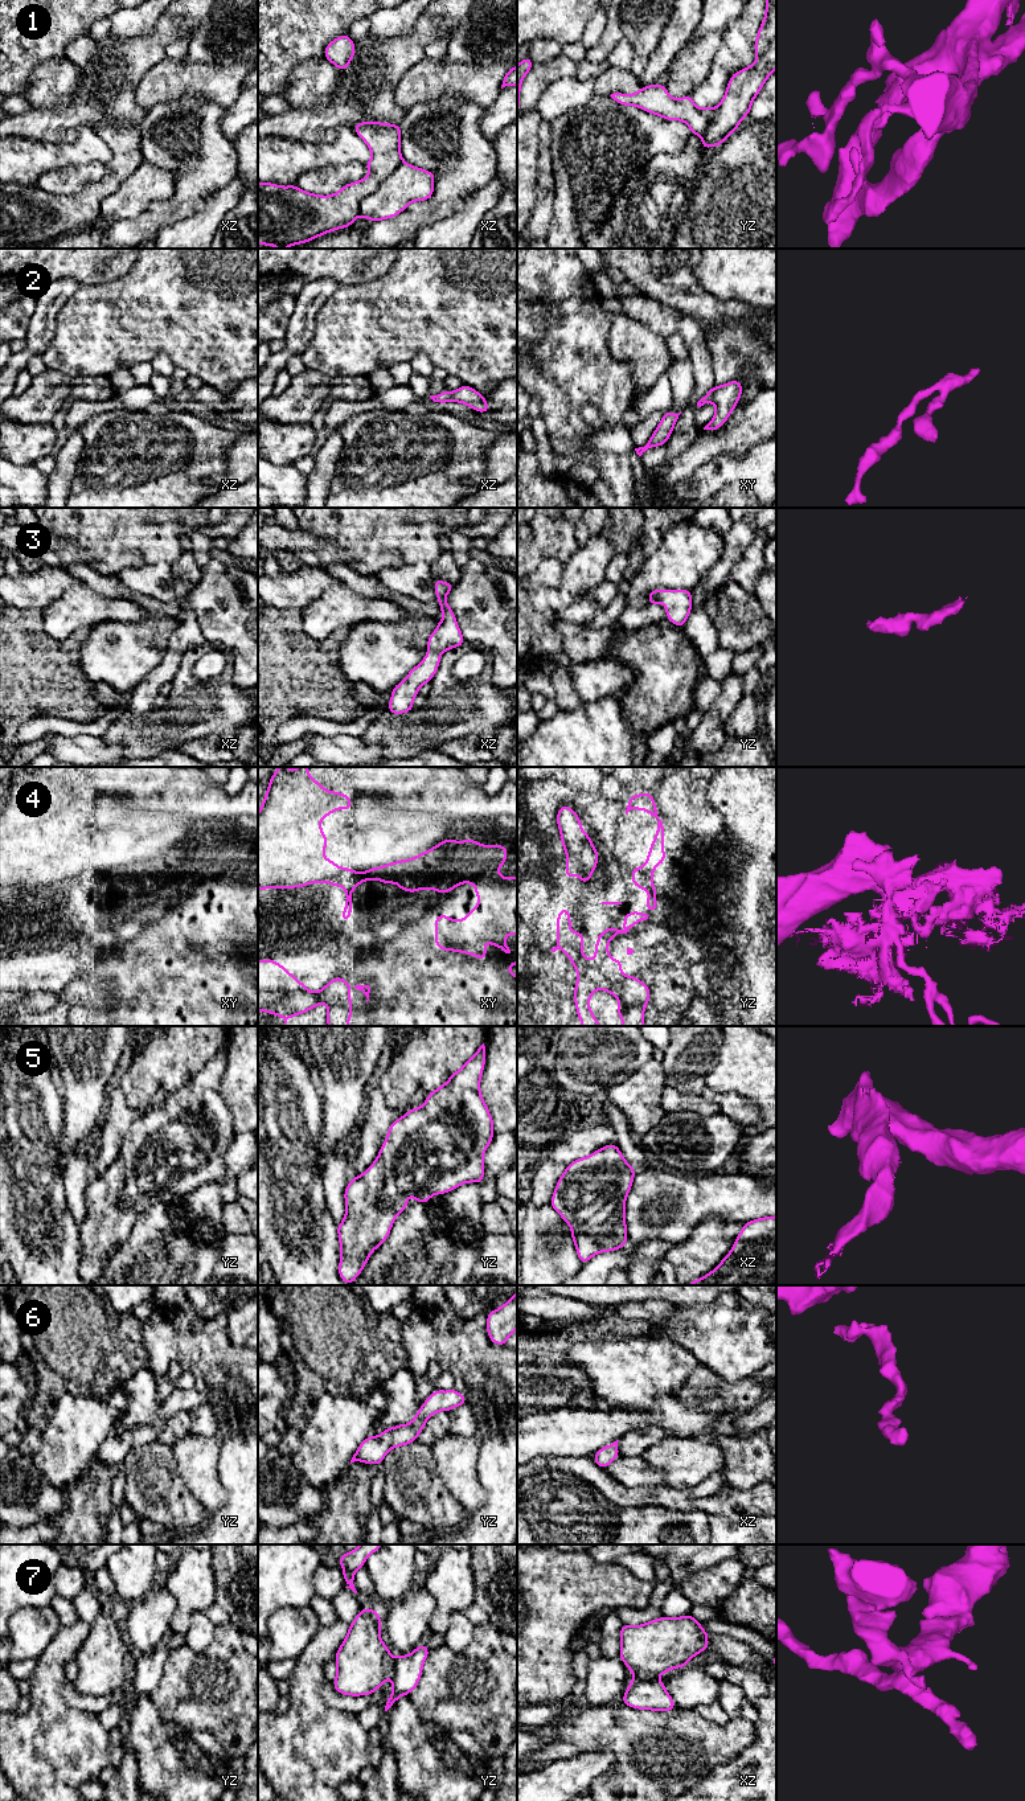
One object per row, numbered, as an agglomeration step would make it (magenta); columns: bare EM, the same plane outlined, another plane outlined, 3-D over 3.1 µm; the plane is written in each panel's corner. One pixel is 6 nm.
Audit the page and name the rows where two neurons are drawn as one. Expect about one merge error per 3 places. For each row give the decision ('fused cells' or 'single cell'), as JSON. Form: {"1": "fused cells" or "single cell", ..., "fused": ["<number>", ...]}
{"1": "single cell", "2": "single cell", "3": "single cell", "4": "fused cells", "5": "single cell", "6": "single cell", "7": "fused cells", "fused": ["4", "7"]}

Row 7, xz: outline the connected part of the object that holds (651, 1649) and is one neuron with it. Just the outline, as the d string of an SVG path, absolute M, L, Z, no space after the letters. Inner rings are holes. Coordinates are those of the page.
M690 1615L677 1619L659 1617L641 1625L626 1625L620 1628L619 1658L634 1675L664 1675L669 1669L680 1669L697 1656L709 1649L709 1633L701 1628L700 1621Z

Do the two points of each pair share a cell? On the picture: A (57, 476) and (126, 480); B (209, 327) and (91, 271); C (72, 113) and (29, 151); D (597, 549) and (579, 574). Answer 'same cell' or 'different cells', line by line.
A: different cells
B: different cells
C: different cells
D: same cell

